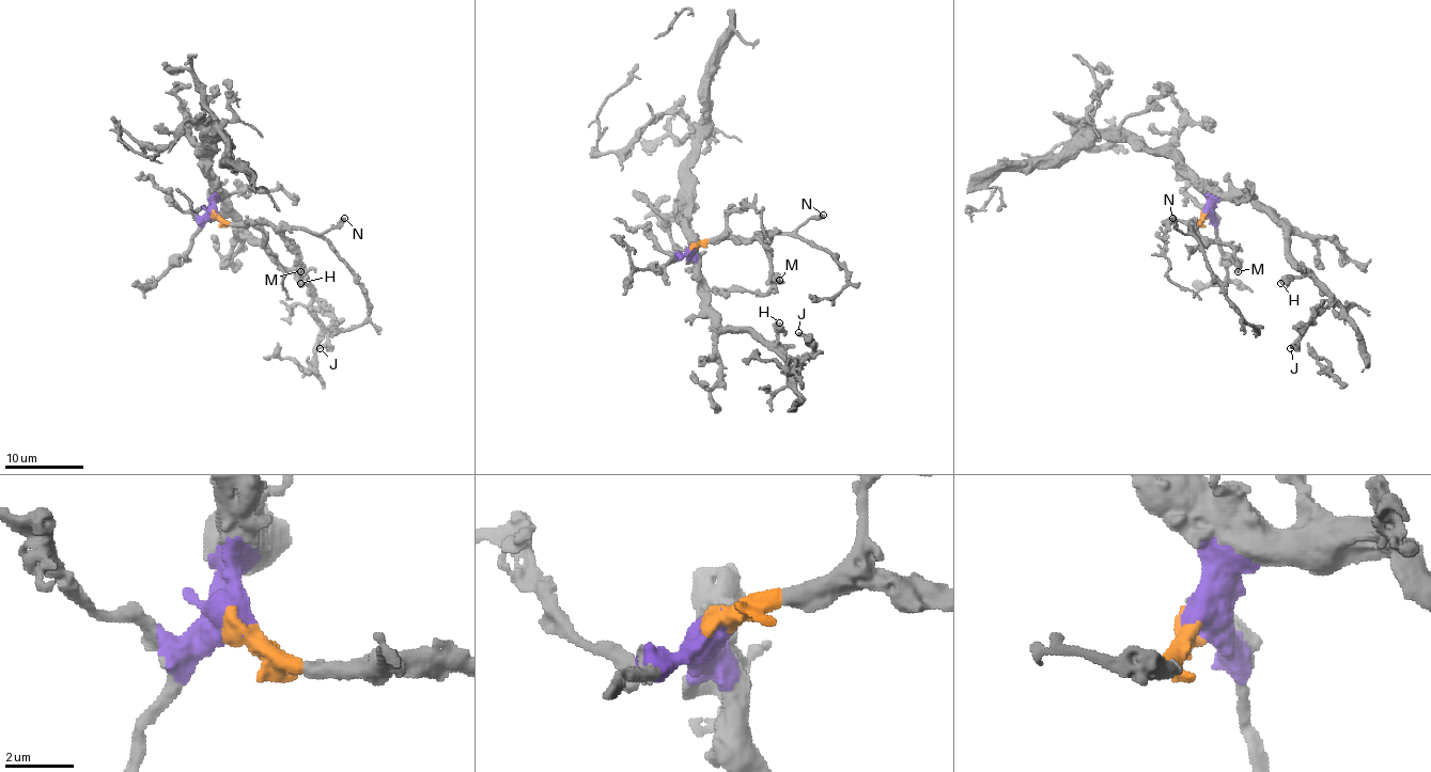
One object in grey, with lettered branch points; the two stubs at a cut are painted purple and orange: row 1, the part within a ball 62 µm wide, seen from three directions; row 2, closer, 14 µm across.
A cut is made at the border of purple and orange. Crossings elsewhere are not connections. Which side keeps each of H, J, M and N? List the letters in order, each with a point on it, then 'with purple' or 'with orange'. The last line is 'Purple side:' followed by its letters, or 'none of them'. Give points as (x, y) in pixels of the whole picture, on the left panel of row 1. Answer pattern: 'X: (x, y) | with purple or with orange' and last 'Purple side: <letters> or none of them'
H: (300, 283) | with purple
J: (320, 348) | with purple
M: (300, 271) | with orange
N: (344, 218) | with orange
Purple side: H, J

